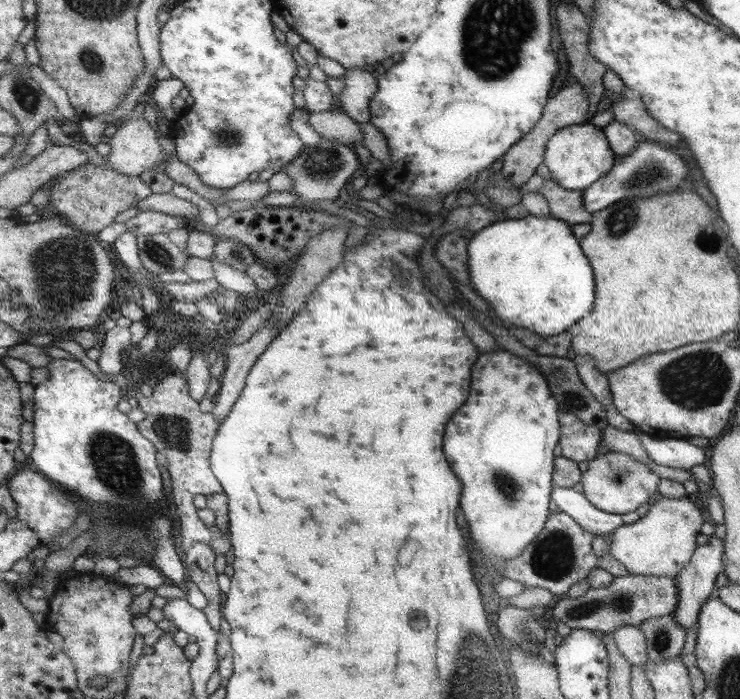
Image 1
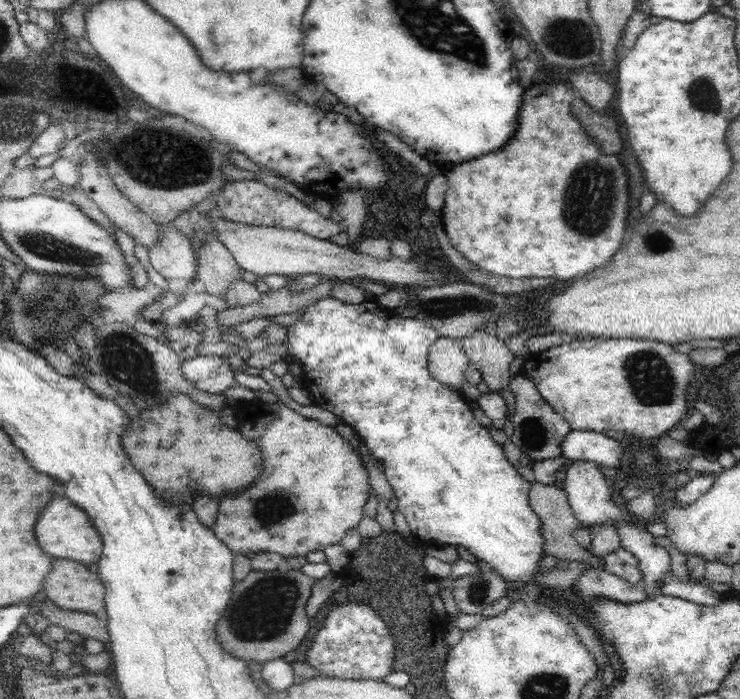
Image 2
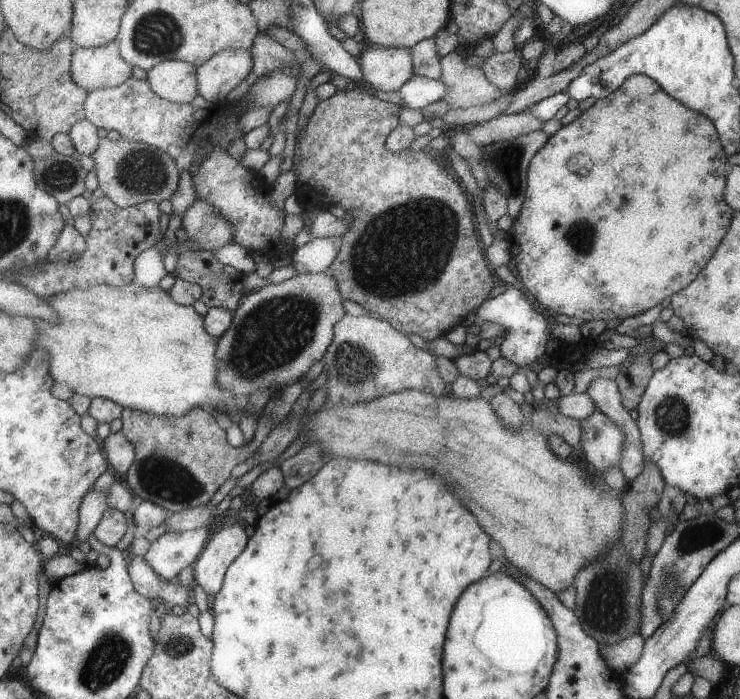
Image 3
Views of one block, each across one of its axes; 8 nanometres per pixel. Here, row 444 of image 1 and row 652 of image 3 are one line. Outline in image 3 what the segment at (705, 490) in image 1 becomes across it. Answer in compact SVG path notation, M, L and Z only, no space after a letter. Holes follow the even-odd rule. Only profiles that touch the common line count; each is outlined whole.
M632 634L632 637L616 644L600 646L600 654L612 670L621 674L642 656L644 644L645 639L640 634Z

